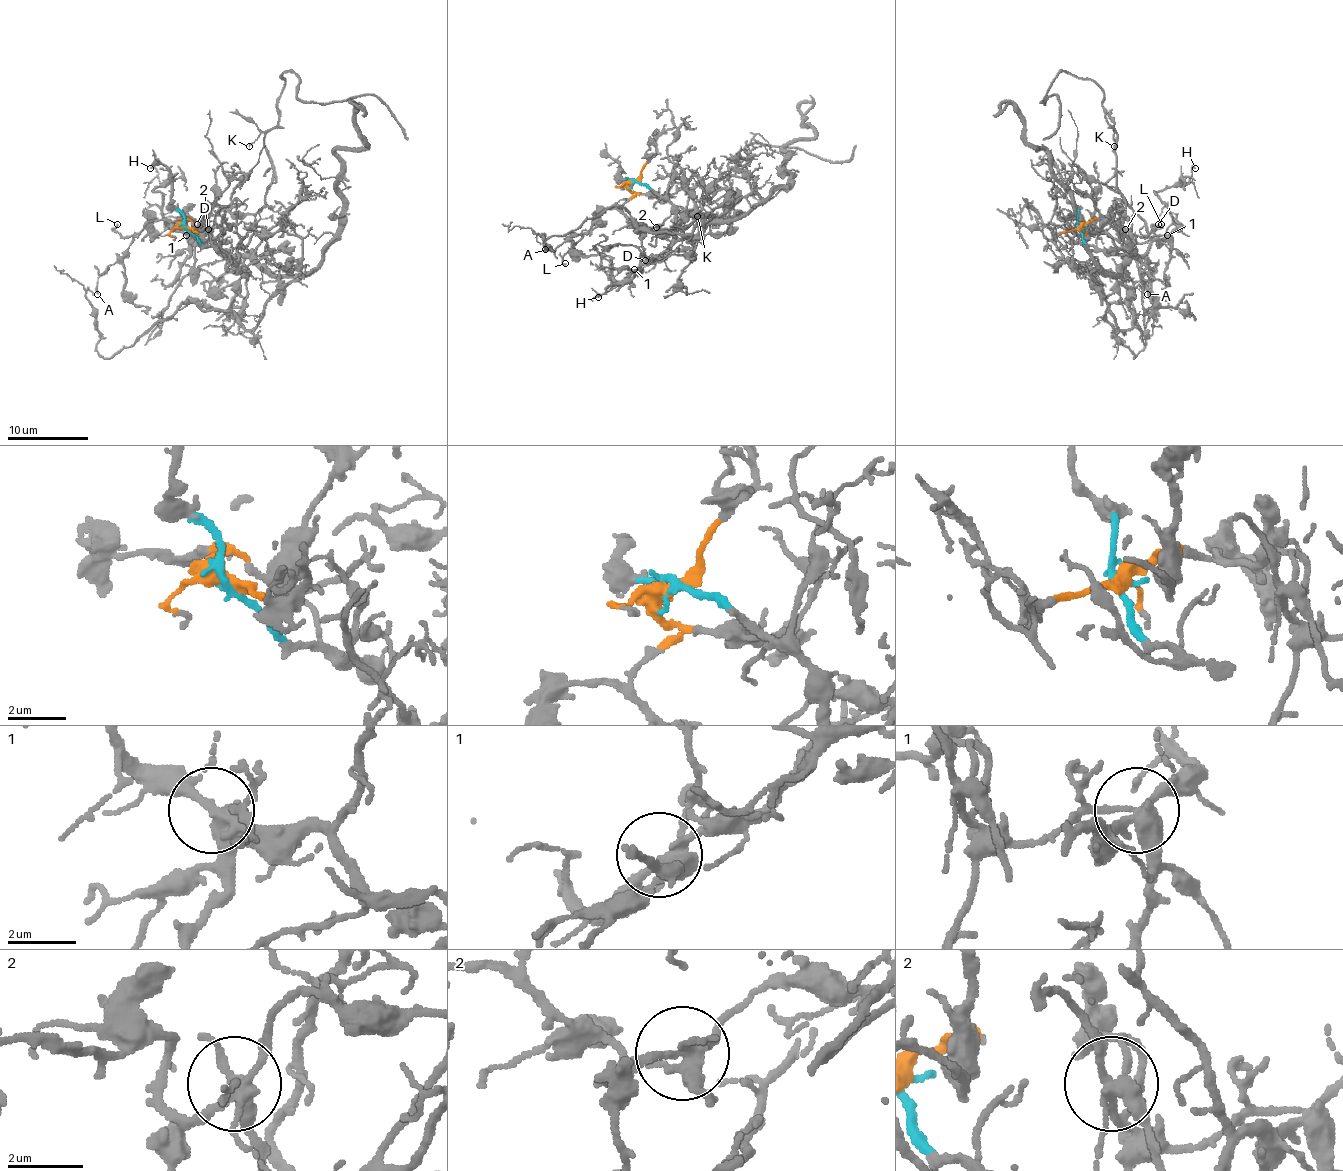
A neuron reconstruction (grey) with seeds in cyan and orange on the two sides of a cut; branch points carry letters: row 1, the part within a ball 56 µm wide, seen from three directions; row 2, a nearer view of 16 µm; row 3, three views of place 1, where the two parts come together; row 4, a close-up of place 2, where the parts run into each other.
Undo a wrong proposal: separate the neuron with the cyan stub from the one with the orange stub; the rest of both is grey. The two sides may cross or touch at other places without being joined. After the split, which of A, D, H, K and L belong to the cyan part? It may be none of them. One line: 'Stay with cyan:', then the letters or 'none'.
Stay with cyan: H

